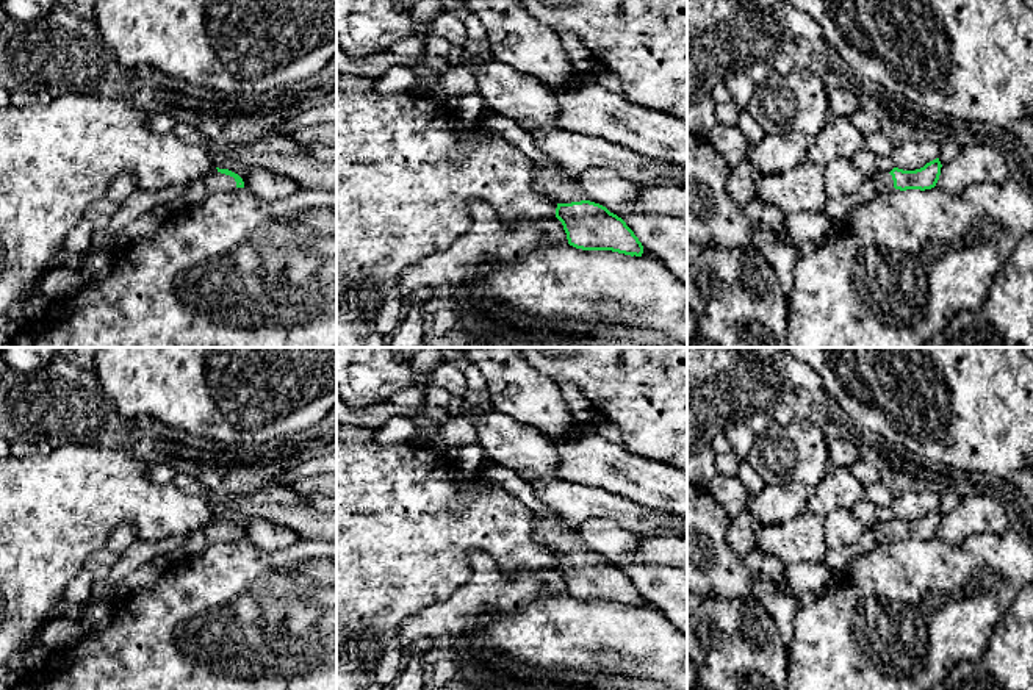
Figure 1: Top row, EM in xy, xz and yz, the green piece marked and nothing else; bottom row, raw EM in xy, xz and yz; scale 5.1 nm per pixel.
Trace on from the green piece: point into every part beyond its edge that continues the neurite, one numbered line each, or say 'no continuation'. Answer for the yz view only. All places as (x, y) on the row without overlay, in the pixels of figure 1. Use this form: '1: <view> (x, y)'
1: yz (885, 531)

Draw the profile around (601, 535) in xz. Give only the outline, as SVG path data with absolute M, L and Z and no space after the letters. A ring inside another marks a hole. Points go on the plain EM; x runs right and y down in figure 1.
M590 518L578 527L585 551L606 557L623 571L635 562L640 538L609 518Z

